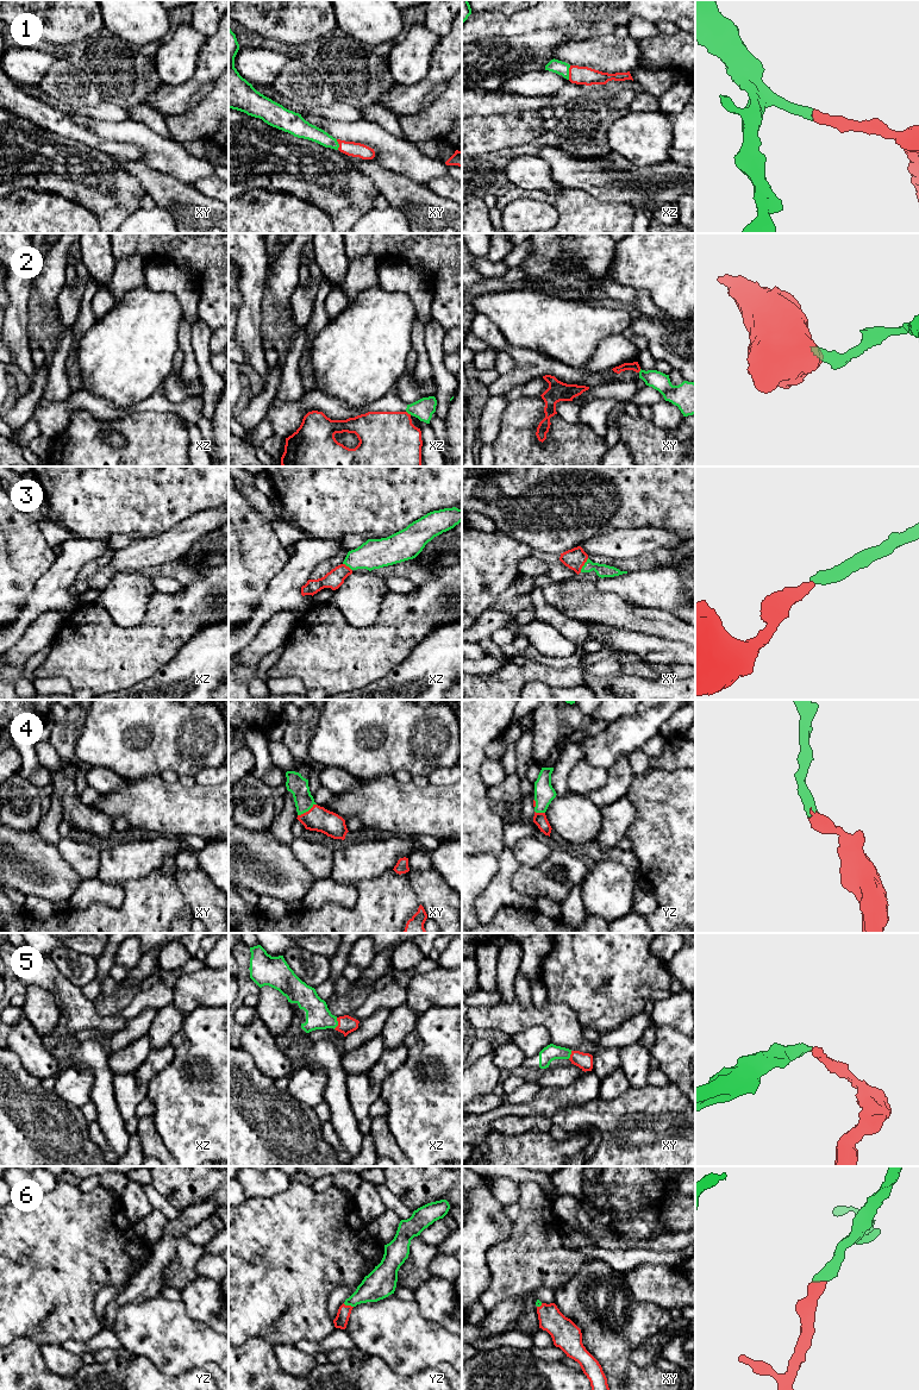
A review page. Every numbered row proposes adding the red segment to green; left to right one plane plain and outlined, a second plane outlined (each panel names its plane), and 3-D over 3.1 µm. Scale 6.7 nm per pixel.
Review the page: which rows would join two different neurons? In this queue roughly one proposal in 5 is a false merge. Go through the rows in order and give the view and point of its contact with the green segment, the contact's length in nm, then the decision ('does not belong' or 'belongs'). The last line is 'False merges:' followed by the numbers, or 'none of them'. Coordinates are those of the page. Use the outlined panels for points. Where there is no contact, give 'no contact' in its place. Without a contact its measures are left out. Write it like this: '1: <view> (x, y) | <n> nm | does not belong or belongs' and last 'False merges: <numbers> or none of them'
1: xz (568, 73) | 100 nm | belongs
2: xz (408, 413) | 50 nm | does not belong
3: xy (583, 565) | 110 nm | belongs
4: xy (306, 811) | 150 nm | belongs
5: xz (337, 1024) | 80 nm | belongs
6: yz (348, 1304) | 80 nm | belongs
False merges: 2

